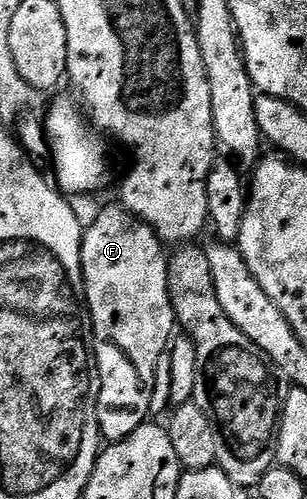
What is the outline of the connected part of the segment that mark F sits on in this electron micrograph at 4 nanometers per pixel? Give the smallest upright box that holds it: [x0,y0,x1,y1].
[82,205,176,443]

